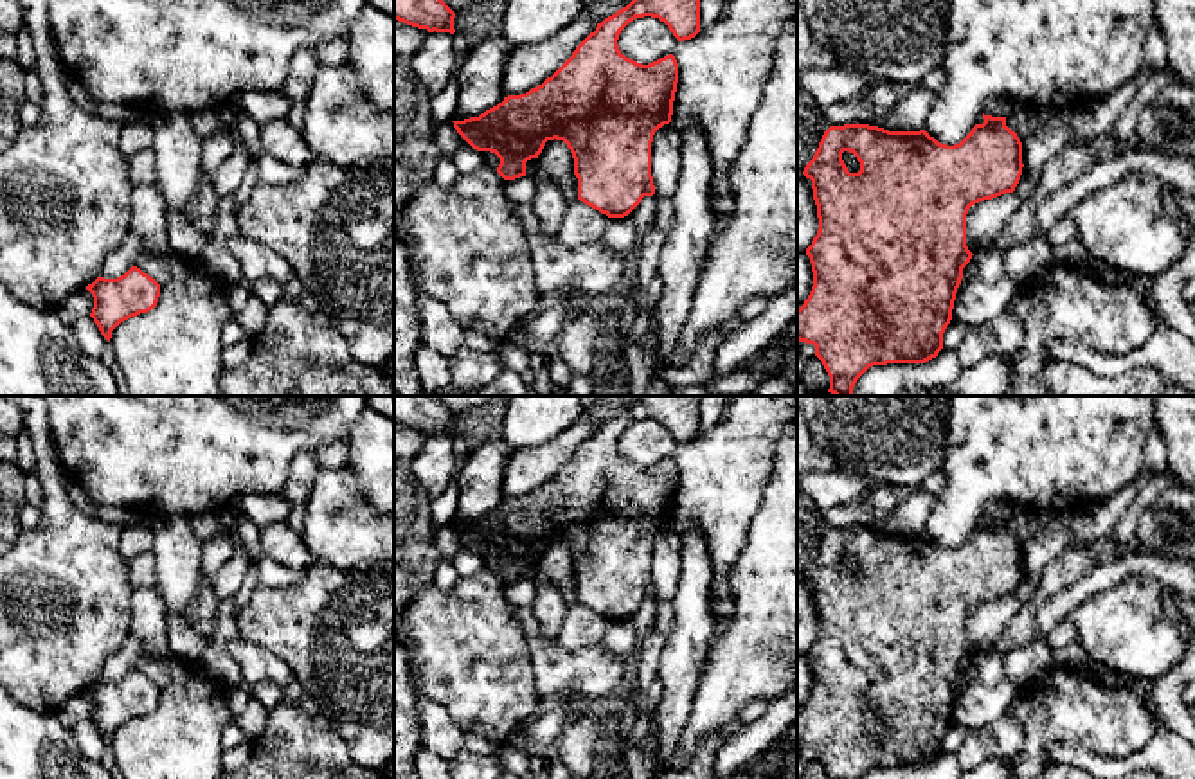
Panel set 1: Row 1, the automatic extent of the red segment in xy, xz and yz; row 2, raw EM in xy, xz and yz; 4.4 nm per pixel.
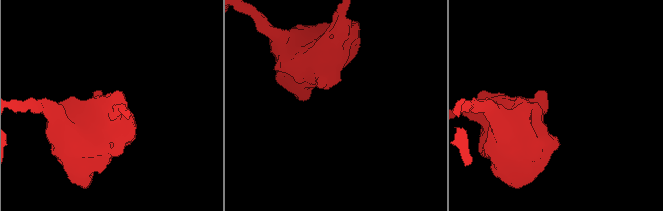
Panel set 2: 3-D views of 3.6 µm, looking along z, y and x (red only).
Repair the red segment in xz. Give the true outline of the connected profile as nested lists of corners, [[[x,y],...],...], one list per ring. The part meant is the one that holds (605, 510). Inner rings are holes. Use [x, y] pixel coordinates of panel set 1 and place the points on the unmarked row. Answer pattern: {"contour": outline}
{"contour": [[[639,396],[626,410],[598,426],[572,459],[542,488],[508,498],[479,520],[452,524],[457,536],[477,554],[500,561],[504,583],[526,579],[526,565],[538,561],[547,543],[563,543],[574,561],[578,603],[606,617],[628,619],[644,599],[655,597],[651,545],[659,531],[671,525],[678,486],[678,466],[668,457],[642,468],[626,461],[617,448],[621,434],[635,421],[659,421],[678,444],[700,435],[702,396]]]}

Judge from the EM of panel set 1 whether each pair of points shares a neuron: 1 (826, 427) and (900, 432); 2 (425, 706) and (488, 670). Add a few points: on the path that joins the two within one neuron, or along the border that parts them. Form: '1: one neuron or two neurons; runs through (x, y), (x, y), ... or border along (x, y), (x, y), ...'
1: one neuron; runs through (844, 427), (882, 427)
2: two neurons; border along (413, 675), (418, 691), (438, 702), (463, 731)

